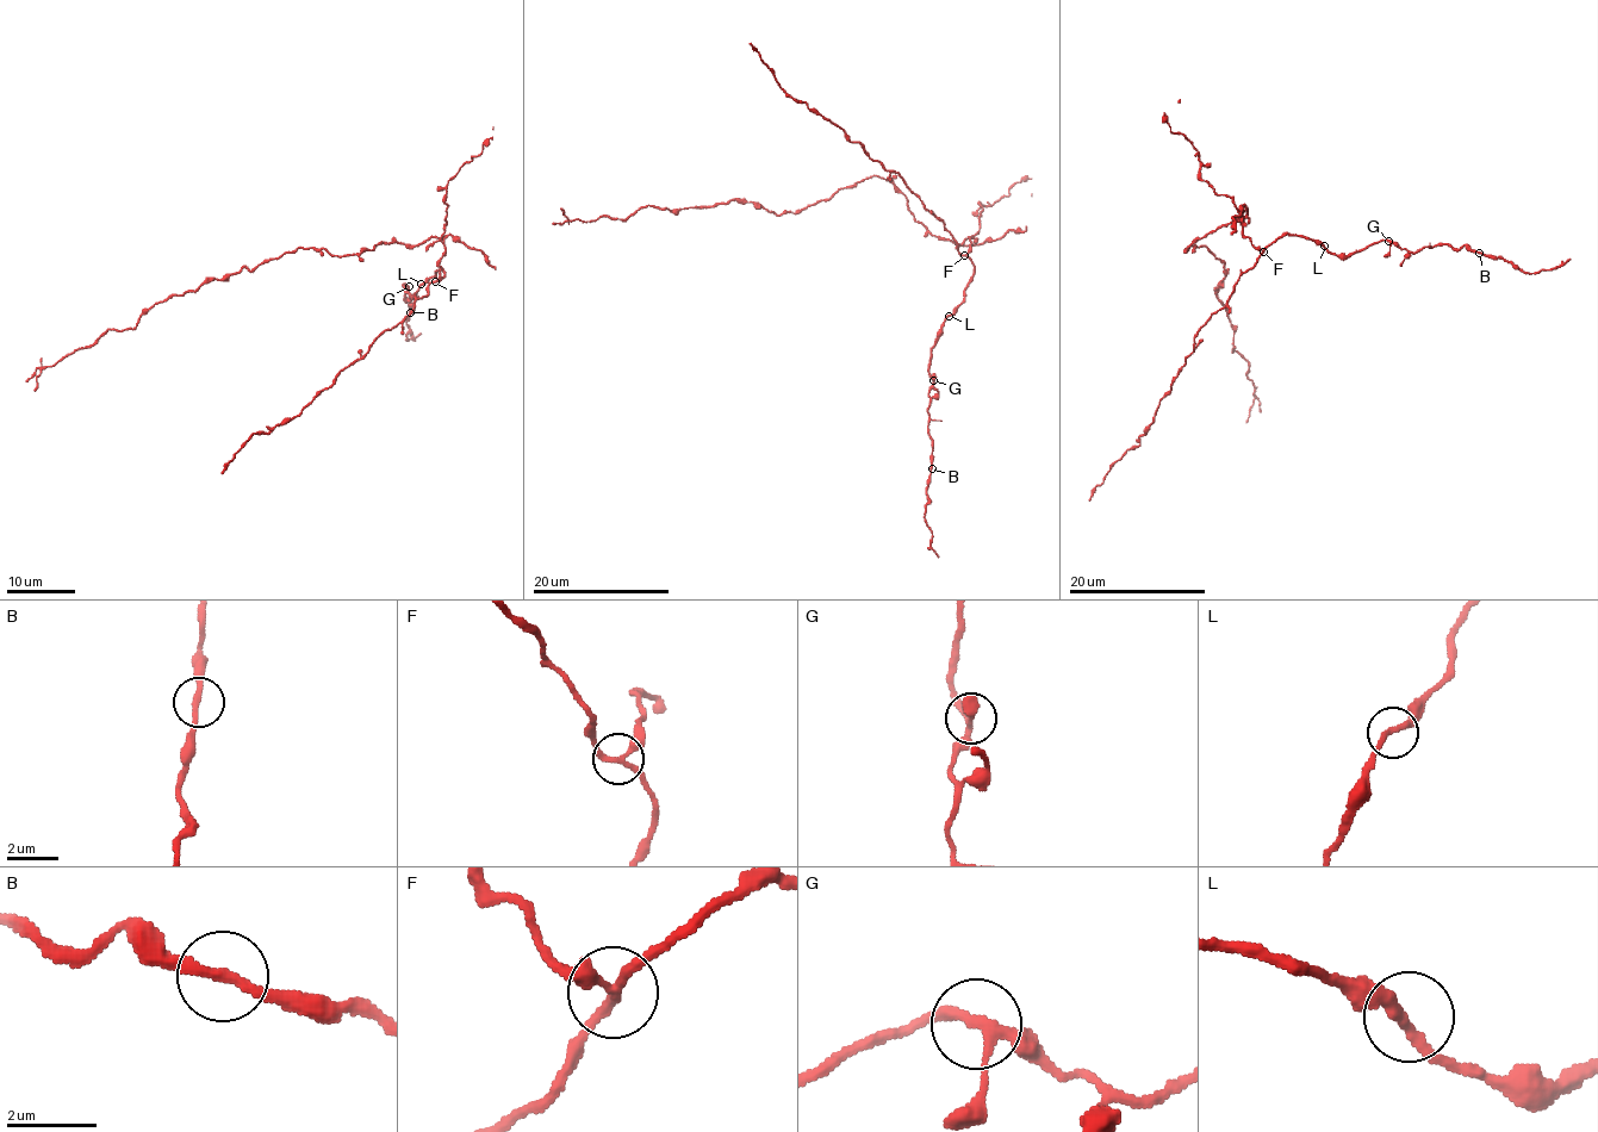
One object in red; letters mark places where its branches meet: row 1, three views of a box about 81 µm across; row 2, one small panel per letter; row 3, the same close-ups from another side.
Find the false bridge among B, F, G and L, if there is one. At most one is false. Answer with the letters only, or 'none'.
F

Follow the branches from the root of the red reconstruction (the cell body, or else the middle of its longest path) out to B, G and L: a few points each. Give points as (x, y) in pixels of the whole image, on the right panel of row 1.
B: (1235, 221), (1247, 207), (1243, 235), (1262, 250), (1289, 235), (1337, 255), (1381, 240), (1479, 253)
G: (1235, 221), (1243, 221), (1247, 207), (1243, 235), (1262, 250), (1286, 235), (1317, 240), (1337, 255), (1388, 241)
L: (1235, 221), (1243, 221), (1247, 207), (1243, 212), (1243, 235), (1262, 250), (1286, 235), (1304, 235), (1324, 246)

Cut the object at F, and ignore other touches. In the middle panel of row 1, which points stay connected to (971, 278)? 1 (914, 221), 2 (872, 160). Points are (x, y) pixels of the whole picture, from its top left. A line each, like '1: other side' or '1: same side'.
1: other side
2: same side

